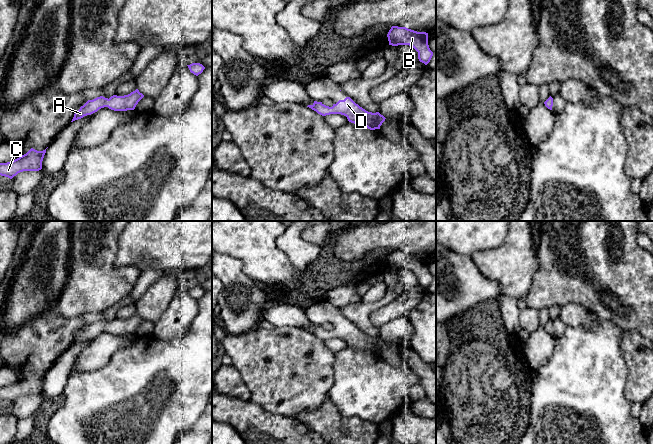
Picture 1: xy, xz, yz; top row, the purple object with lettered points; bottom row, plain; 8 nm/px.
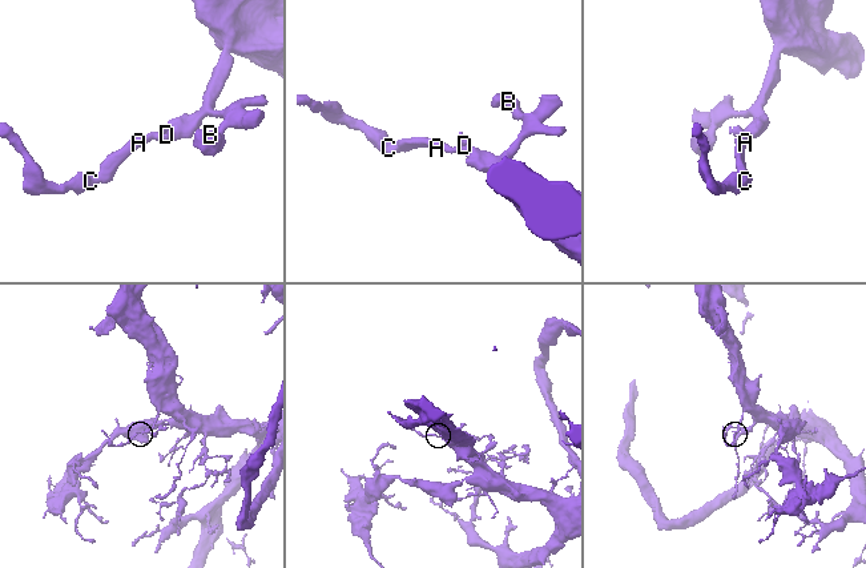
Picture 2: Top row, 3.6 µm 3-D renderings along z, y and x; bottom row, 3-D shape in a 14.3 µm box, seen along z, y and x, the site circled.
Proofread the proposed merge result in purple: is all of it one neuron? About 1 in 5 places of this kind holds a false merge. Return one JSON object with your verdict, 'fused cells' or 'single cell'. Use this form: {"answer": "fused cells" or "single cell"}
{"answer": "single cell"}

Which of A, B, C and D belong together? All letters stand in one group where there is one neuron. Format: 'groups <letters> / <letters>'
groups A B C D

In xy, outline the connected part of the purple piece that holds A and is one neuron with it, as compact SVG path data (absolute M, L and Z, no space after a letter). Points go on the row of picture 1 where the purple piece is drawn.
M136 89L130 94L124 96L113 95L109 99L100 96L93 100L88 100L77 112L75 112L71 122L81 119L84 116L91 115L104 107L108 107L114 111L134 110L143 97L144 95Z

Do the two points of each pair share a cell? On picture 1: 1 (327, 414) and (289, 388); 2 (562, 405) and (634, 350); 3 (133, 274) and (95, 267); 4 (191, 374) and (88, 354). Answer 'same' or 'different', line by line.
1: different
2: different
3: same
4: different

